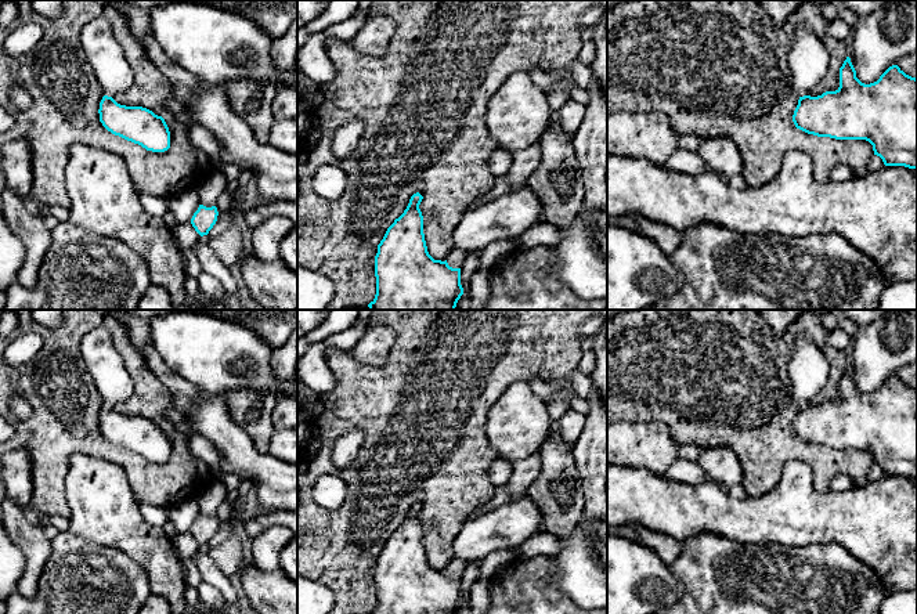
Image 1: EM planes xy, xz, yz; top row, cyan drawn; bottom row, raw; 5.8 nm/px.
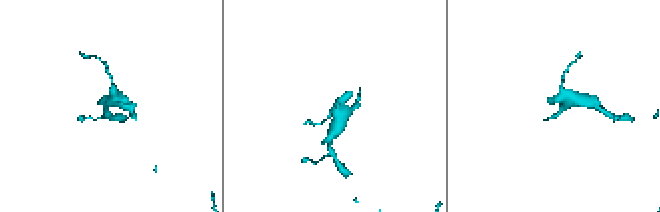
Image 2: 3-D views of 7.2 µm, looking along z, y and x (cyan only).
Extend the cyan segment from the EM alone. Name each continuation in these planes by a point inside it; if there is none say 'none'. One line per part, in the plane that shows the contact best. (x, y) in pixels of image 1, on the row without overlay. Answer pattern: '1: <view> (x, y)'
1: xy (103, 361)

